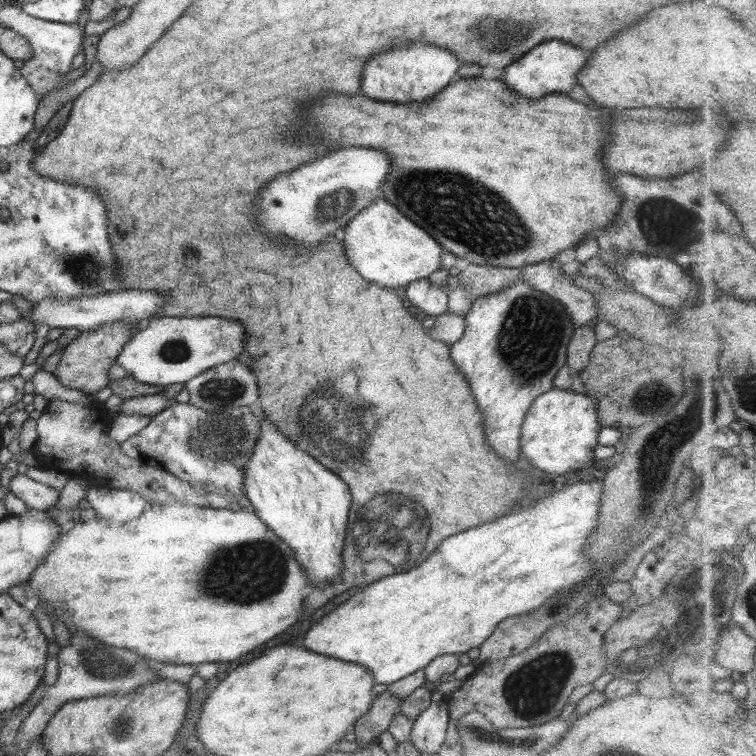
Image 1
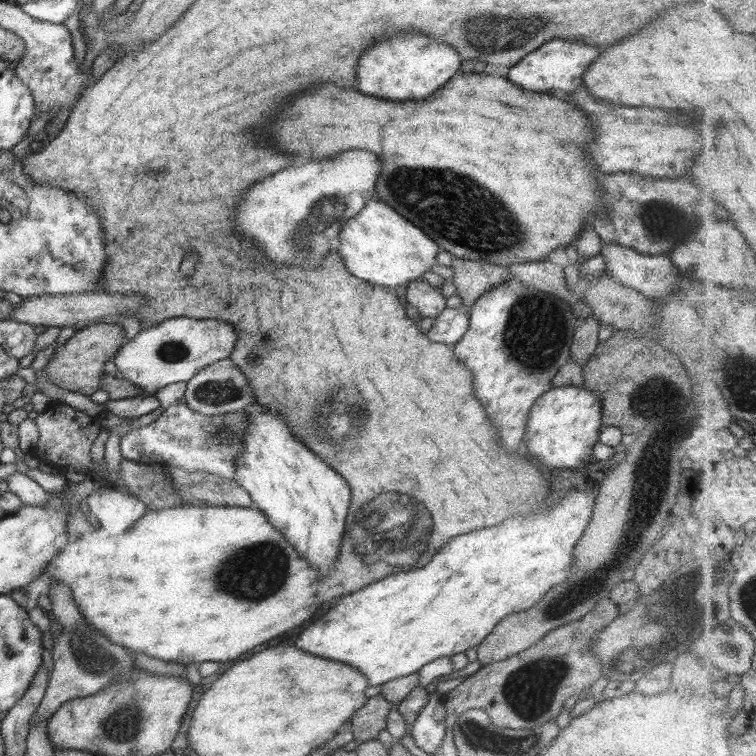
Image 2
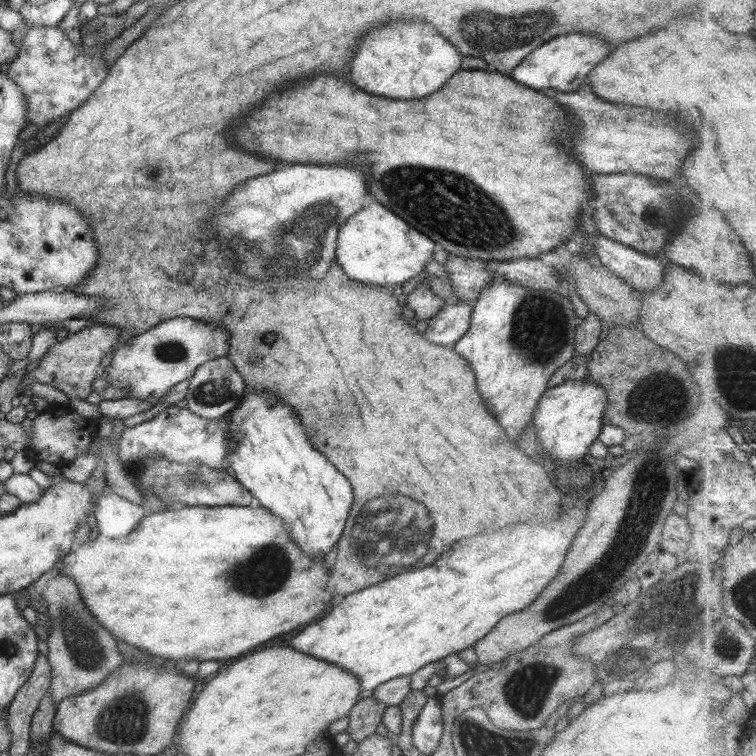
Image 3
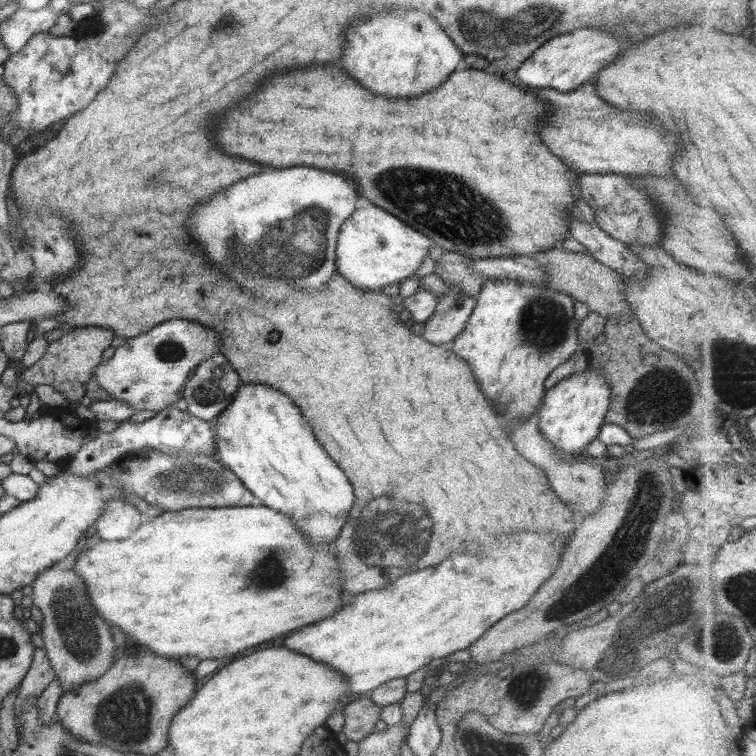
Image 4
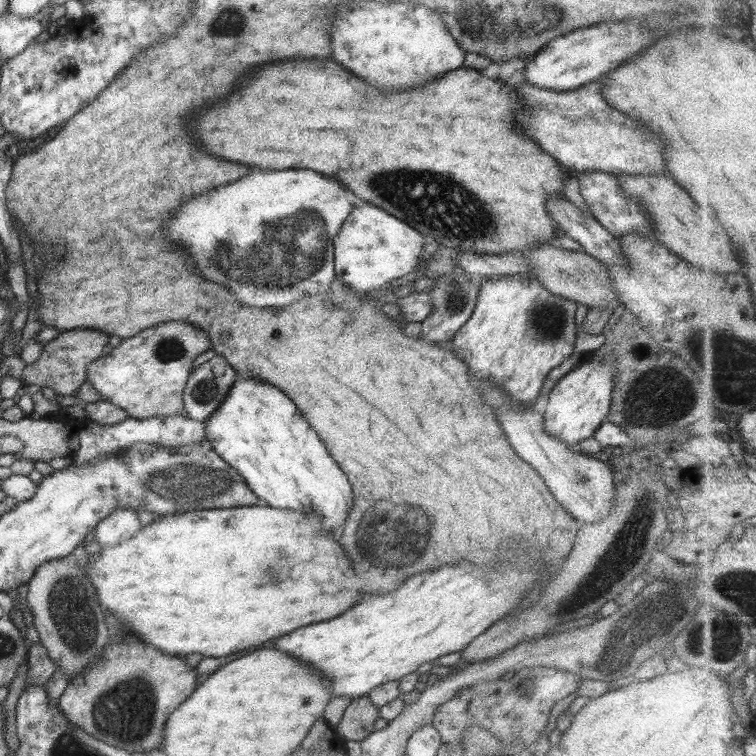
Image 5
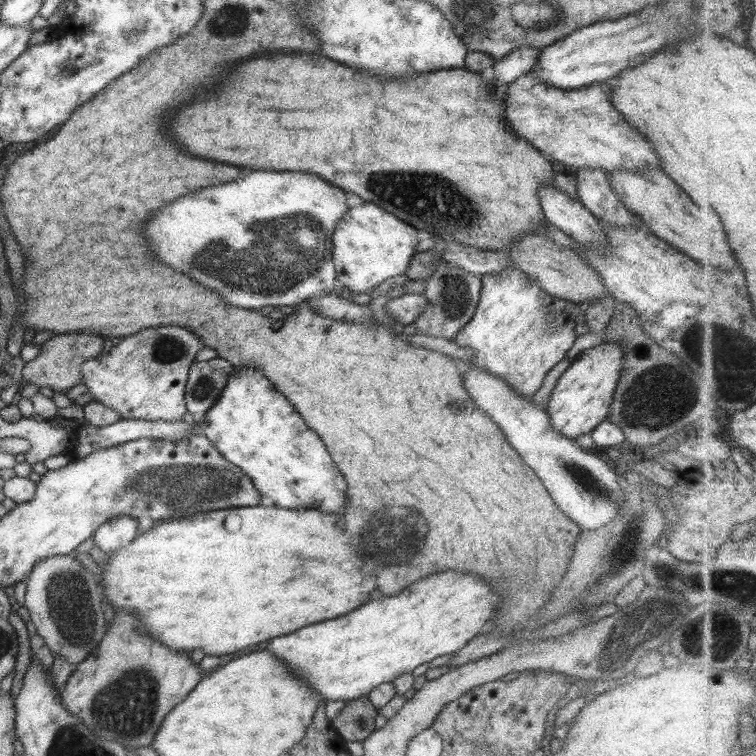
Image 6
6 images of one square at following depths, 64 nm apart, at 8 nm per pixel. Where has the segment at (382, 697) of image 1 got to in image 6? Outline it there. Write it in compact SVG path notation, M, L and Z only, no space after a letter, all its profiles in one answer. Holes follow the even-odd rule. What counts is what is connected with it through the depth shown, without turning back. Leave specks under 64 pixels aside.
M367 695L346 701L345 707L331 720L333 728L345 740L366 740L375 730L374 719L379 711Z

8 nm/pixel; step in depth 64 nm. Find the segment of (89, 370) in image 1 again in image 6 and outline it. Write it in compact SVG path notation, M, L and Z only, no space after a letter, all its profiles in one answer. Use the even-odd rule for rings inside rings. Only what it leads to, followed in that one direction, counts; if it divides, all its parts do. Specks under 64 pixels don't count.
M88 334L54 335L40 346L41 350L34 360L26 363L23 368L23 381L39 387L52 388L54 392L66 392L70 387L81 382L82 364L100 355L104 342L105 338Z

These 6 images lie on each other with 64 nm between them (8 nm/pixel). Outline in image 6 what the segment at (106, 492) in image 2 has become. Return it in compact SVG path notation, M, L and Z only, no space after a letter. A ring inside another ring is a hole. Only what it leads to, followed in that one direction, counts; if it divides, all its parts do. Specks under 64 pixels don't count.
M130 515L118 517L100 525L94 533L95 546L102 552L110 554L117 552L122 546L127 546L138 535L138 520Z

